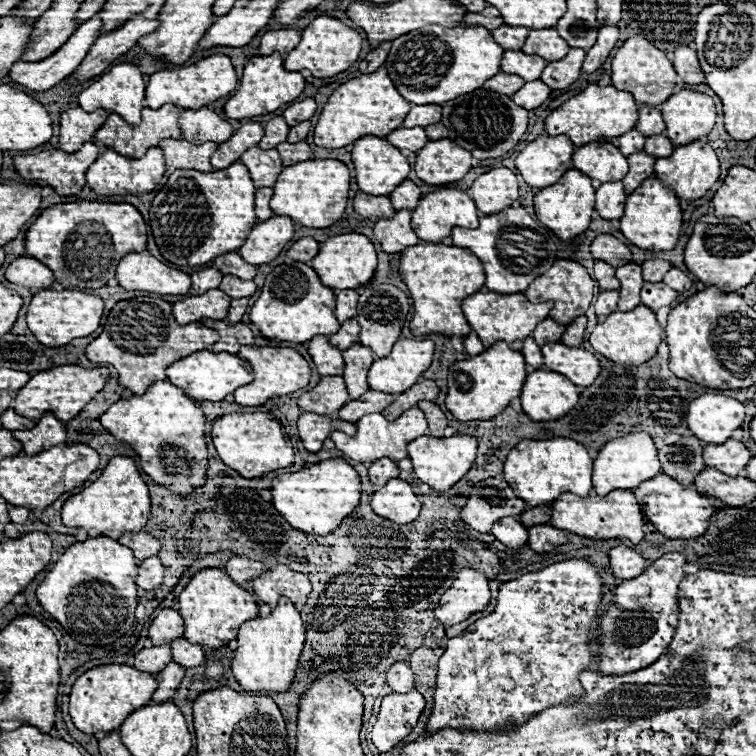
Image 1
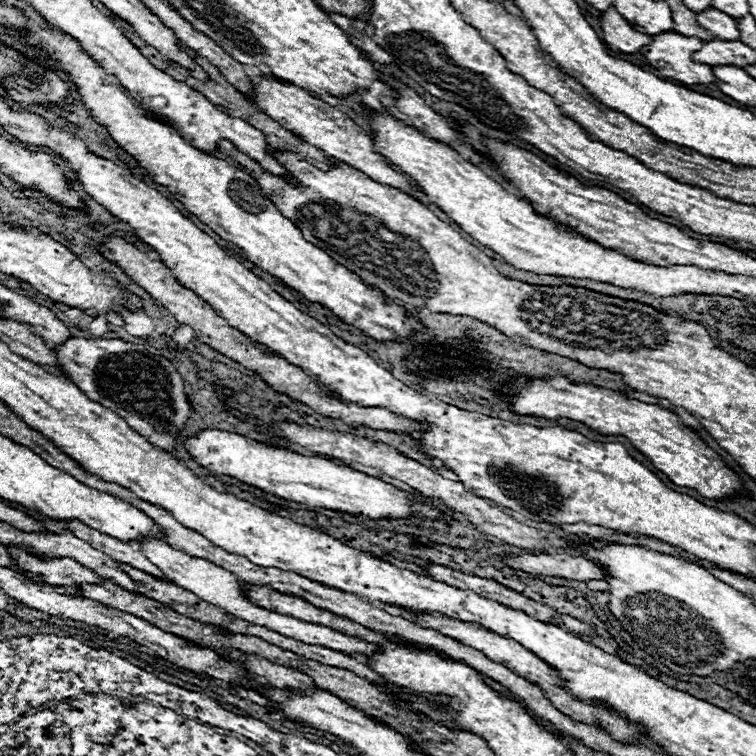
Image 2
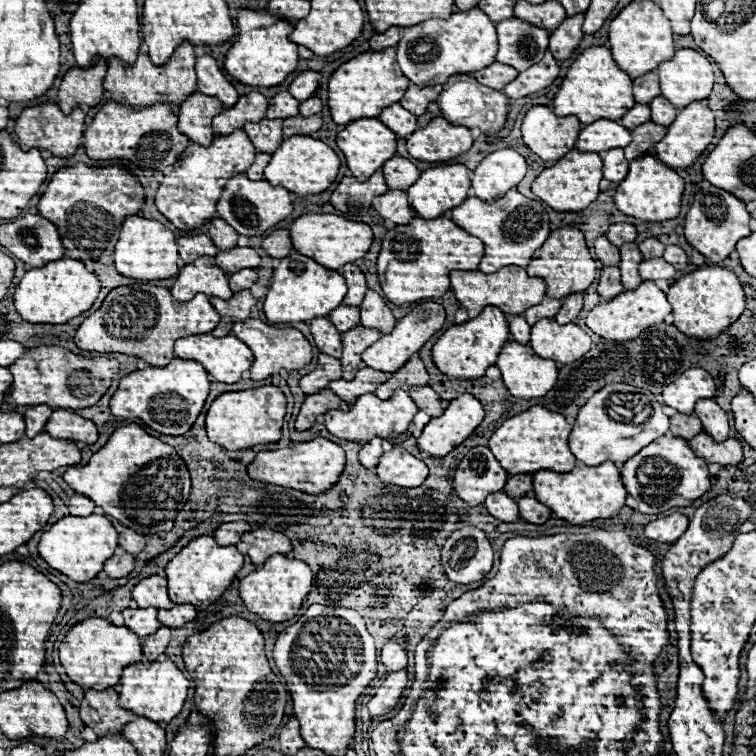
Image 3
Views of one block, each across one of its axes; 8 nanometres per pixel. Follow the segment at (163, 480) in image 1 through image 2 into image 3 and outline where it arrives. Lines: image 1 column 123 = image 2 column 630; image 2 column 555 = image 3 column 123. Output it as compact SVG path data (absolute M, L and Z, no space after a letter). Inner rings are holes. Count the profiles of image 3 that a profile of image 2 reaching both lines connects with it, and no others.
M174 358L168 366L134 370L120 380L116 394L110 400L110 410L120 418L140 418L160 434L180 436L186 434L196 422L210 392L210 380L202 364L190 364L190 360Z

